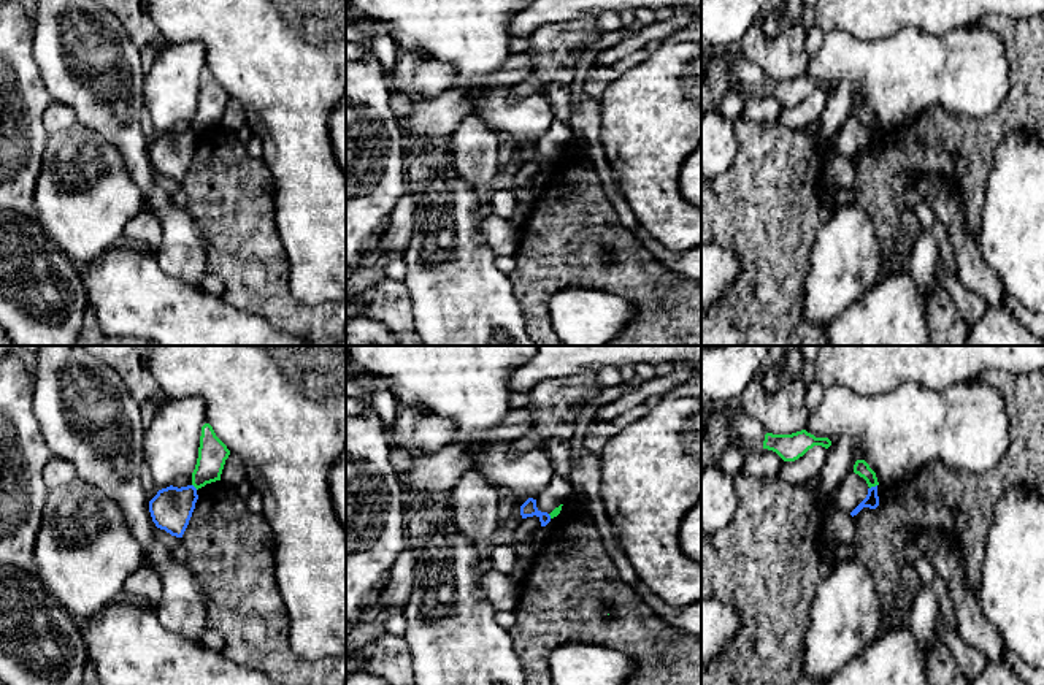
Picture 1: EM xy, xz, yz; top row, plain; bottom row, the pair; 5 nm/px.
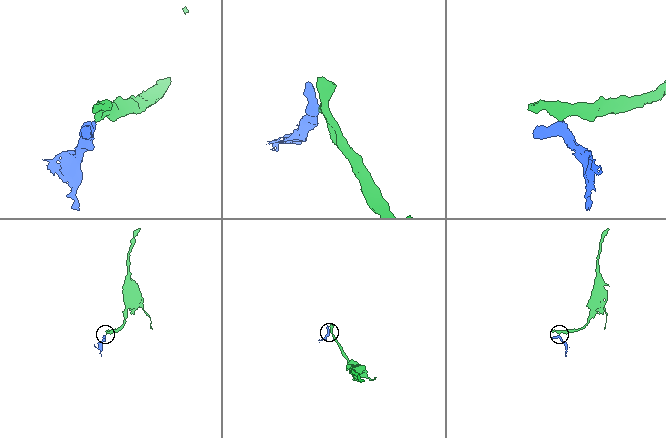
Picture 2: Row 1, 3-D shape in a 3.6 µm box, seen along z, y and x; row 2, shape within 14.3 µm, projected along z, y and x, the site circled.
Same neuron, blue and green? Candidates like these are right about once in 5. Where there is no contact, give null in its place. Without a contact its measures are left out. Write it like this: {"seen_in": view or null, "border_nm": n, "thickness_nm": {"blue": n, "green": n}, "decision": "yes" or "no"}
{"seen_in": "yz", "border_nm": 50, "thickness_nm": {"blue": 70, "green": 80}, "decision": "no"}

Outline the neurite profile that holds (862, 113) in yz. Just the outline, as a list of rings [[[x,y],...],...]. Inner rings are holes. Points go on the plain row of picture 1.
[[[865,105],[855,106],[854,117],[863,122],[869,133],[879,130],[876,117],[869,113],[869,109]]]

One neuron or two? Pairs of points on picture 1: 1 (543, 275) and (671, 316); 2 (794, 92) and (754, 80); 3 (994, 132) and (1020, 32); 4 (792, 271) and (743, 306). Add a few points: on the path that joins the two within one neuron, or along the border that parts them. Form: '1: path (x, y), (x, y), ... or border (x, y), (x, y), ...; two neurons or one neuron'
1: path (575, 275), (630, 275), (640, 284); one neuron
2: path (784, 91), (763, 84); one neuron
3: path (1019, 107), (1024, 102), (1024, 57); one neuron
4: path (779, 275), (756, 298); one neuron

